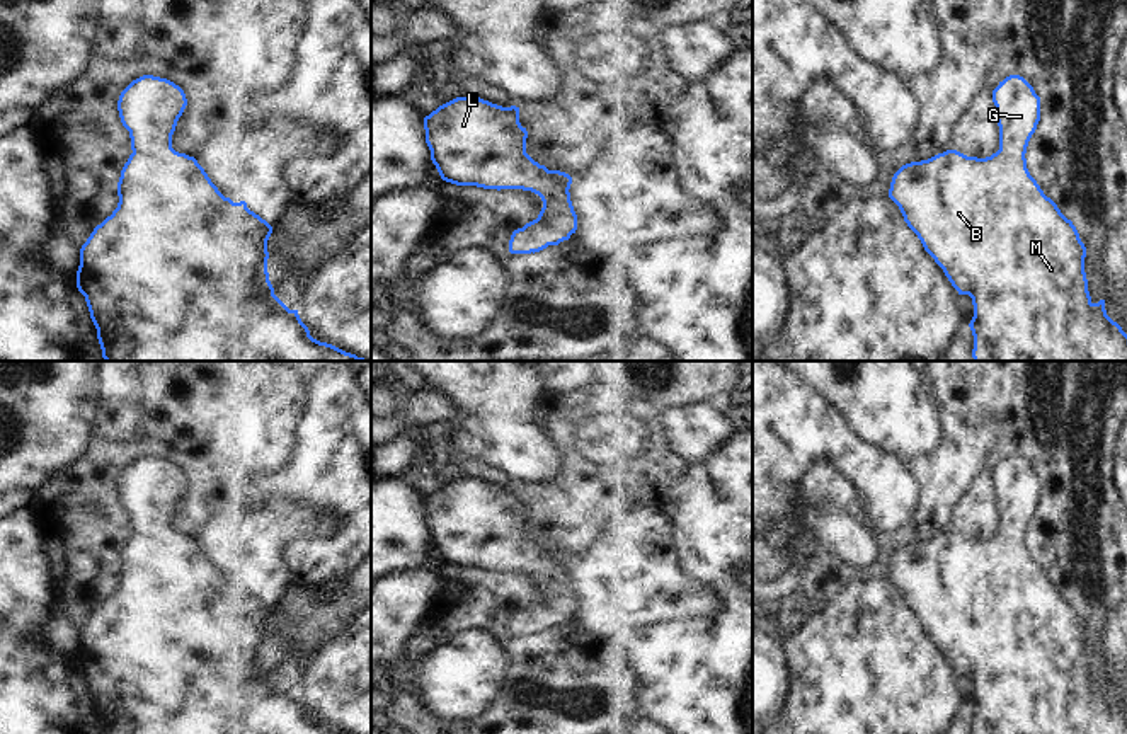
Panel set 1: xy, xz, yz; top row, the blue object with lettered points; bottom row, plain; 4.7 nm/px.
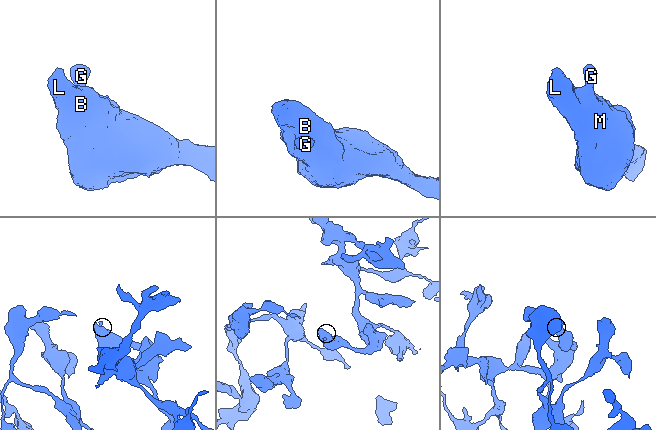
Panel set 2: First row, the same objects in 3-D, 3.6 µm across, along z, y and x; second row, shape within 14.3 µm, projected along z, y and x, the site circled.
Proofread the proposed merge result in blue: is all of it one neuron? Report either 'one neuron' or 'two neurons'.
one neuron

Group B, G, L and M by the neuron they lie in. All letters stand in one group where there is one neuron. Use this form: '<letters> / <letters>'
B G L M

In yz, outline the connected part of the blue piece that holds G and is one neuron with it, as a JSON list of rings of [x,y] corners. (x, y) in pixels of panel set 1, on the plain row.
[[[1010,456],[993,472],[993,484],[999,507],[996,535],[977,540],[947,531],[906,545],[894,555],[889,579],[958,676],[972,680],[972,734],[1127,734],[1127,715],[1107,697],[1105,681],[1091,683],[1084,654],[1086,628],[1076,608],[1027,550],[1025,535],[1040,502],[1040,479],[1023,458]]]

